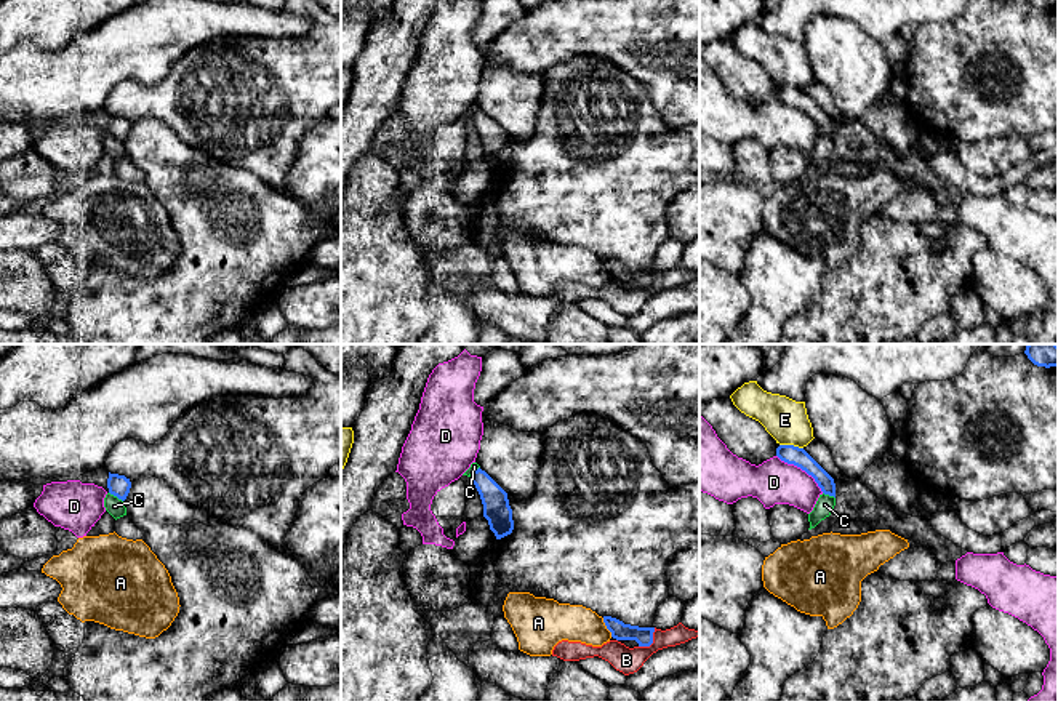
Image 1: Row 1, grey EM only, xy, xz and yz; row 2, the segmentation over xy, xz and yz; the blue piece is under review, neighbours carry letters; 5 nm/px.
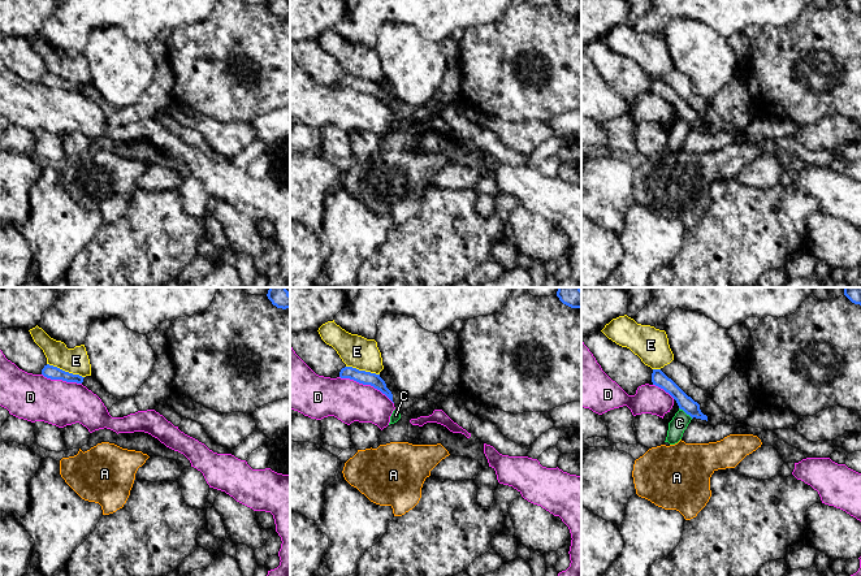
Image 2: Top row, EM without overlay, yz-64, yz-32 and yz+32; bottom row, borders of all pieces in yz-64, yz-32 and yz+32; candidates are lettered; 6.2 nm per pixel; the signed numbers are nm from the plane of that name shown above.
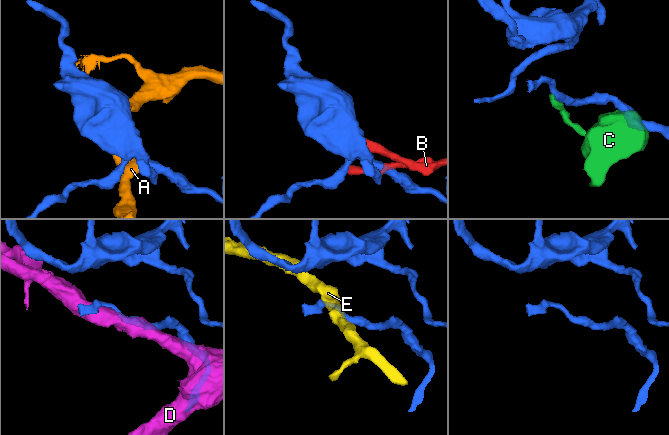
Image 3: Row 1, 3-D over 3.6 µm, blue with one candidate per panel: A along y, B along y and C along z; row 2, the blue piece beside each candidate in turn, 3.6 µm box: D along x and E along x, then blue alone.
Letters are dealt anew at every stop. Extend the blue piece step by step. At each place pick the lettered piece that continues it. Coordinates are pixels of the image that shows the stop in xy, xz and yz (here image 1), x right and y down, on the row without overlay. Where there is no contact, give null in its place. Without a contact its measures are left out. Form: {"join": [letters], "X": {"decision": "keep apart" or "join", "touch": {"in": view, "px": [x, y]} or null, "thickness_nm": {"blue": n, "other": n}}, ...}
{"join": [], "A": {"decision": "keep apart", "touch": {"in": "xz", "px": [607, 269]}, "thickness_nm": {"blue": 100, "other": 190}}, "B": {"decision": "keep apart", "touch": {"in": "xz", "px": [652, 284]}, "thickness_nm": {"blue": 100, "other": 130}}, "C": {"decision": "keep apart", "touch": {"in": "xy", "px": [117, 138]}, "thickness_nm": {"blue": 110, "other": 90}}, "D": {"decision": "keep apart", "touch": {"in": "yz", "px": [802, 111]}, "thickness_nm": {"blue": 100, "other": 220}}, "E": {"decision": "keep apart", "touch": {"in": "yz", "px": [791, 87]}, "thickness_nm": {"blue": 100, "other": 220}}}

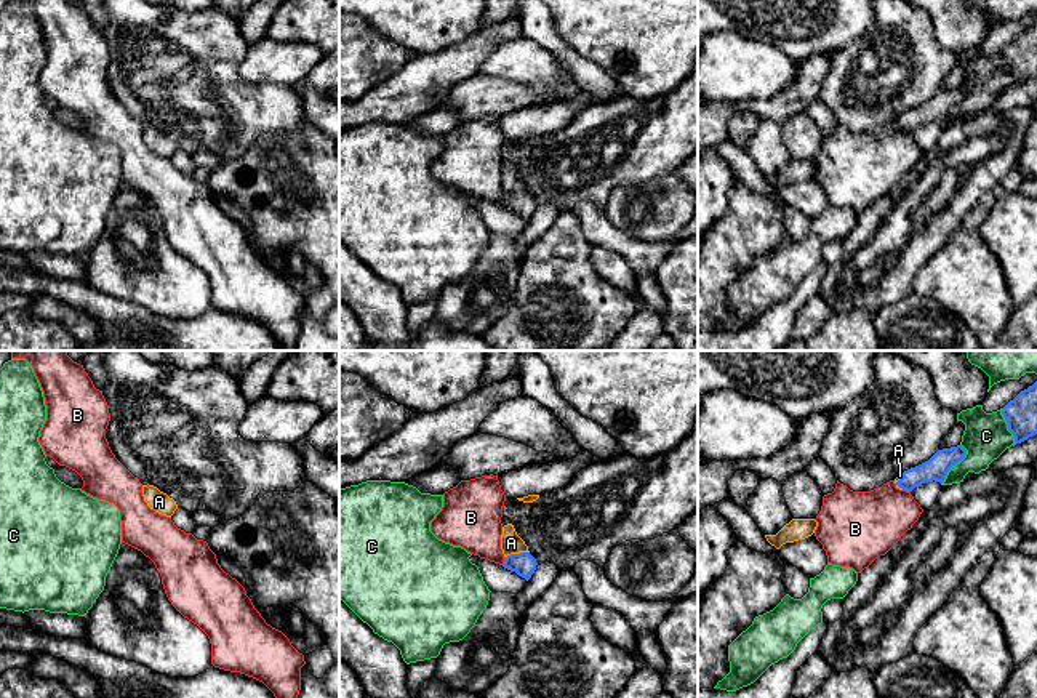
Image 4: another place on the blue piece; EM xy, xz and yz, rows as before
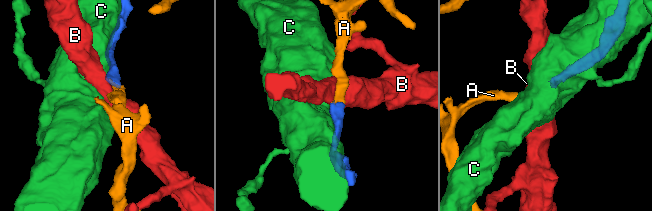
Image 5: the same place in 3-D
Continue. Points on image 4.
{"join": ["A"], "A": {"decision": "join", "touch": {"in": "xz", "px": [516, 196]}, "thickness_nm": {"blue": 120, "other": 110}}, "B": {"decision": "keep apart", "touch": {"in": "xz", "px": [504, 202]}, "thickness_nm": {"blue": 120, "other": 280}}, "C": {"decision": "keep apart", "touch": {"in": "yz", "px": [956, 104]}, "thickness_nm": {"blue": 120, "other": 240}}}

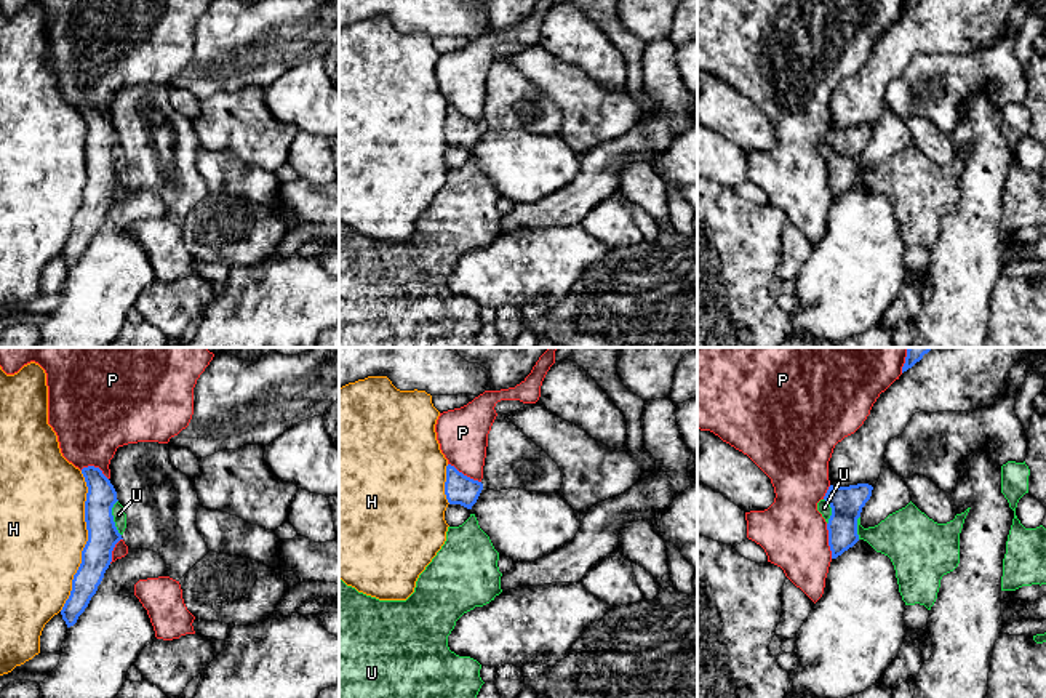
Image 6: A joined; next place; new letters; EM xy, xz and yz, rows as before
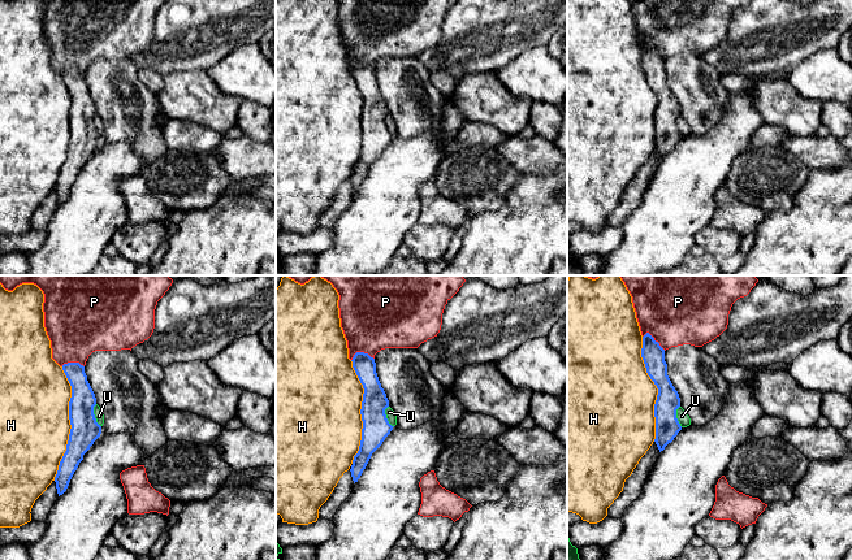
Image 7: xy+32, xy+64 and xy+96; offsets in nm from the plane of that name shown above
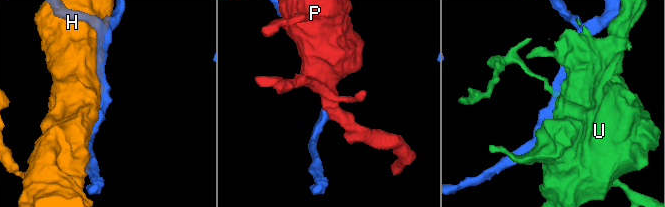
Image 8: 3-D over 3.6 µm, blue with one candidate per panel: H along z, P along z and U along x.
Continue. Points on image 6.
{"join": [], "H": {"decision": "keep apart", "touch": {"in": "xy", "px": [87, 183]}, "thickness_nm": {"blue": 160, "other": 440}}, "P": {"decision": "keep apart", "touch": {"in": "yz", "px": [829, 183]}, "thickness_nm": {"blue": 170, "other": 340}}, "U": {"decision": "keep apart", "touch": {"in": "xy", "px": [112, 159]}, "thickness_nm": {"blue": 160, "other": 70}}}

